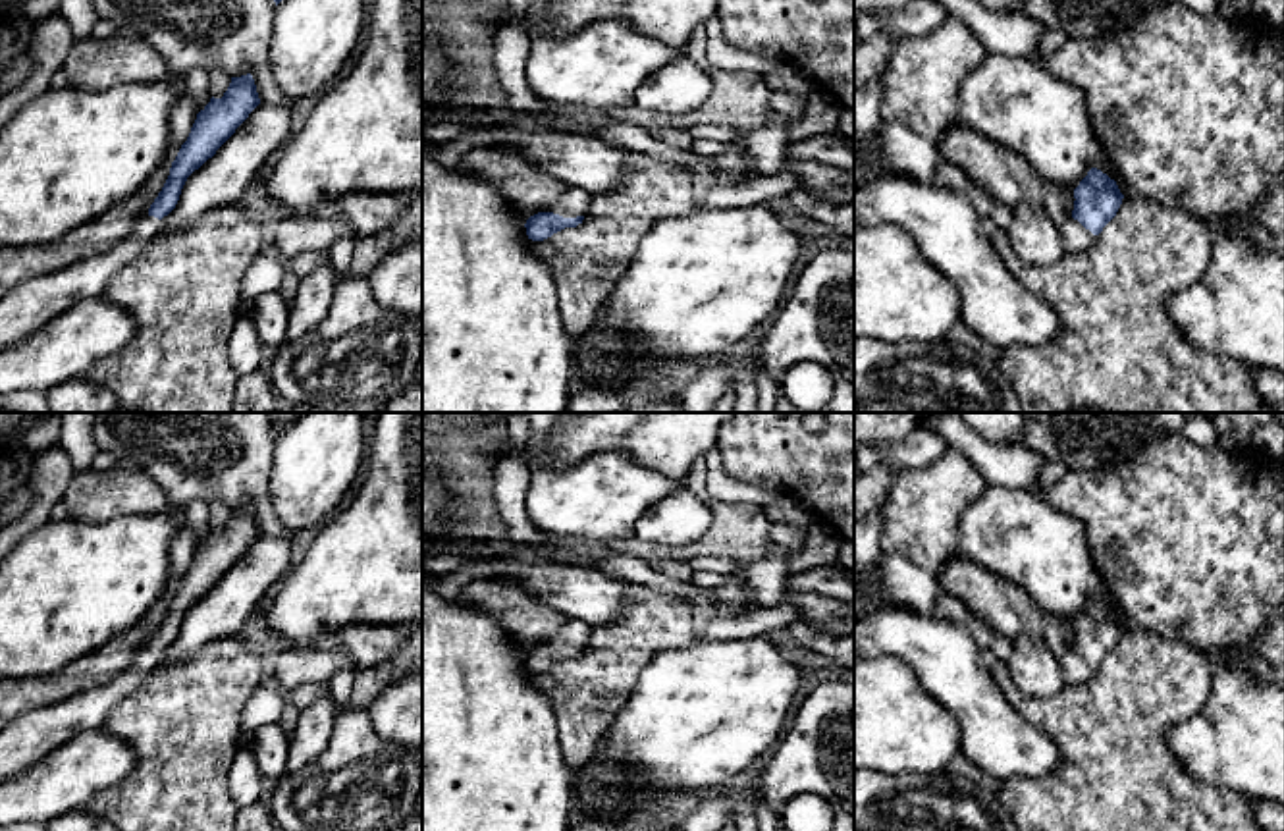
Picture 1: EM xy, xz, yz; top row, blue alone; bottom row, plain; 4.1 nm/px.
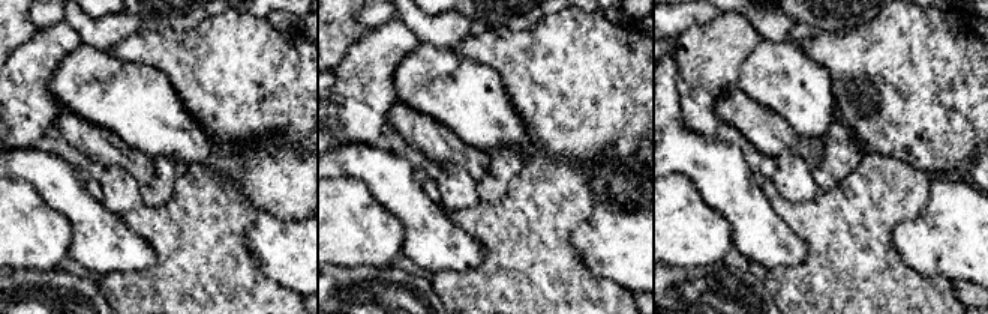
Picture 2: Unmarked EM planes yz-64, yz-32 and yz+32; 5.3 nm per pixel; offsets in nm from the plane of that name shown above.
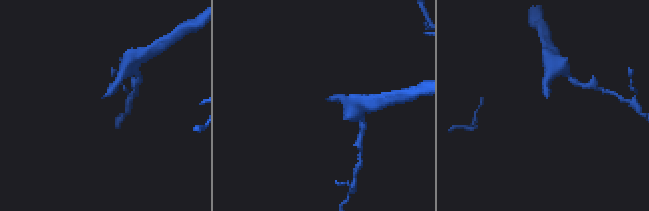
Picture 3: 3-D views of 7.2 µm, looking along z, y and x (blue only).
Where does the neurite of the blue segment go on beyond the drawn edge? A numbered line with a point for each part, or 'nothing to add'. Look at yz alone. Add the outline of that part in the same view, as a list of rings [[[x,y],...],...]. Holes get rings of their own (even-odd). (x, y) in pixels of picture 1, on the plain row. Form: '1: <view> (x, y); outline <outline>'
1: yz (1074, 668); outline [[[1070,650],[1060,657],[1064,683],[1085,683],[1089,681],[1097,667],[1085,661],[1078,652]]]

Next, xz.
1: xz (573, 635); outline [[[569,619],[551,638],[548,638],[544,644],[553,644],[563,650],[576,650],[584,648],[590,634],[592,627],[578,621],[578,619]]]

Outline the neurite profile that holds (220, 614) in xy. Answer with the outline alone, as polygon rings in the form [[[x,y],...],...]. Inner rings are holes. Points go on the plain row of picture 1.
[[[260,534],[216,586],[187,609],[175,640],[160,652],[150,675],[208,644],[237,638],[245,621],[264,605],[291,567],[293,546]]]

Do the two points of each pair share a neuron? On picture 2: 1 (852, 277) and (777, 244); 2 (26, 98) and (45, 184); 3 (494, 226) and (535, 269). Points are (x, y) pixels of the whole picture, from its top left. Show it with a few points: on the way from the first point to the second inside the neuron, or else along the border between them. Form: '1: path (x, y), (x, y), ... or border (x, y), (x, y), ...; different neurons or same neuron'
1: border (787, 226), (805, 245), (805, 257), (772, 269); different neurons
2: border (38, 146), (15, 149); different neurons
3: path (504, 236), (528, 260); same neuron

